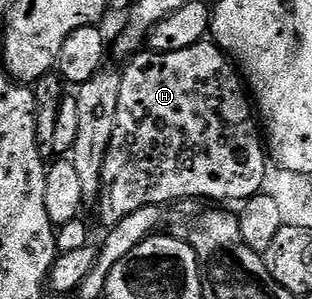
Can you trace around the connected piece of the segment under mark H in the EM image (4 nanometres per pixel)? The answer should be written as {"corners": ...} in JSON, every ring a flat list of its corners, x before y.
{"corners":[[201,42,186,50,174,50,173,52,144,50,133,55,125,64,128,65,120,72,116,129,114,138,110,138,110,146,106,150,106,162,102,166,100,175,100,199,94,208,94,211,100,215,105,229,118,226,122,218,127,218,129,214,134,214,134,210,142,210,146,206,165,206,164,204,172,204,175,200,237,200,237,202,243,202,263,189,270,160,266,155,265,141,262,139,262,128,258,123,253,101,246,91,246,84,241,73,215,42]]}

